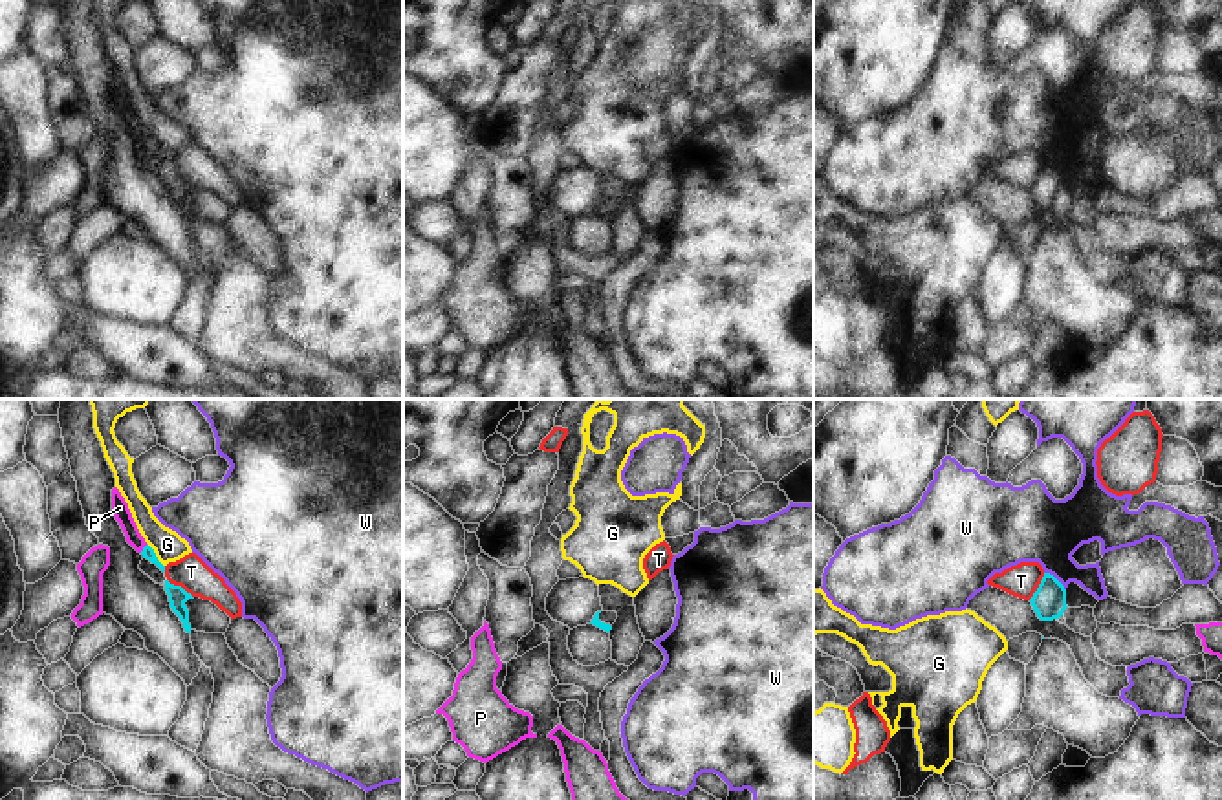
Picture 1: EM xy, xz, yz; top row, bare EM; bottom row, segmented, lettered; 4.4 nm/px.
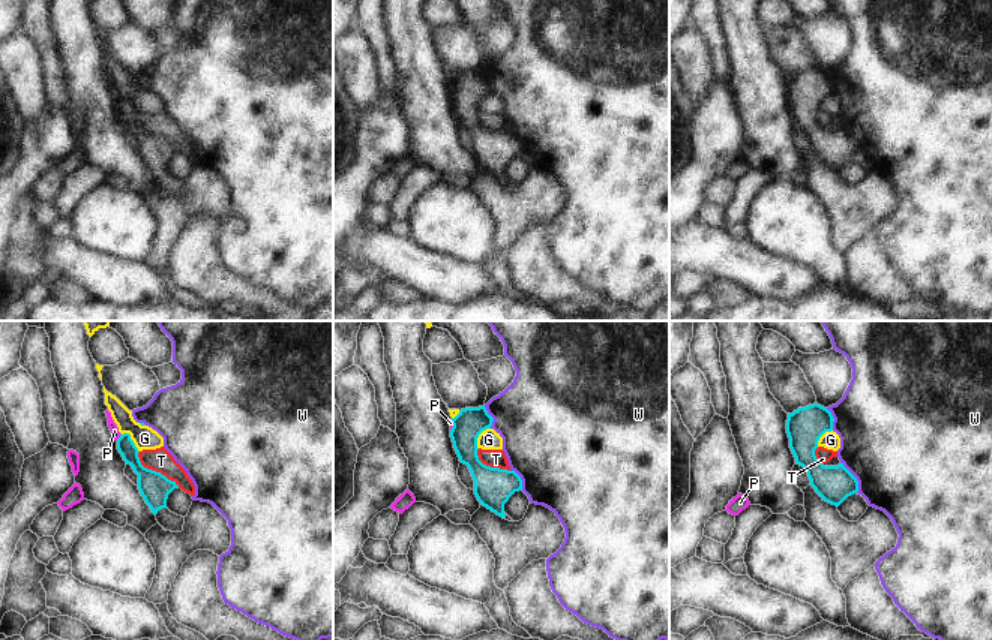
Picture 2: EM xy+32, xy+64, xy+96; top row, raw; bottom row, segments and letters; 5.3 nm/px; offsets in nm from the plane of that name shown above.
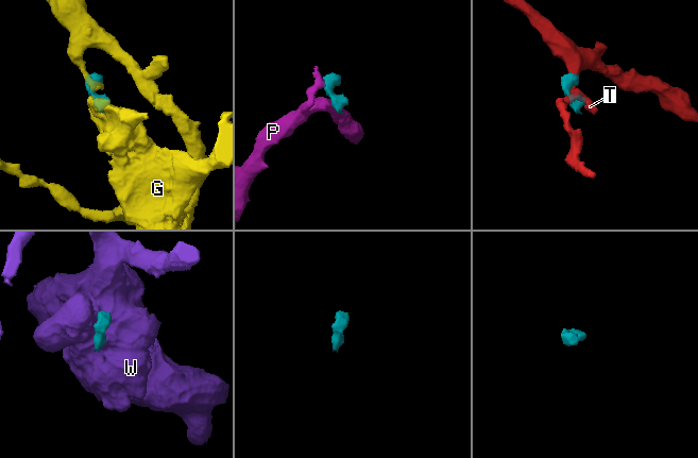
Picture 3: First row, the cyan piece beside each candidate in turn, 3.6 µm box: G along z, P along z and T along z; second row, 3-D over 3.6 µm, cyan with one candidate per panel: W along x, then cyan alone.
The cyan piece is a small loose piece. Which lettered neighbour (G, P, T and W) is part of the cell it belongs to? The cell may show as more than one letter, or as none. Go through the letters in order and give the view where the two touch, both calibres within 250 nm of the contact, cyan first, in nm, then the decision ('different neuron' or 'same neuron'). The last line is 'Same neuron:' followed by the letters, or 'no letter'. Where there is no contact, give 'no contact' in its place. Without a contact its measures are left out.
G: xy | 50/140 nm | different neuron
P: xy | 50/80 nm | different neuron
T: xy | 80/150 nm | different neuron
W: yz | 150/300 nm | different neuron
Same neuron: no letter

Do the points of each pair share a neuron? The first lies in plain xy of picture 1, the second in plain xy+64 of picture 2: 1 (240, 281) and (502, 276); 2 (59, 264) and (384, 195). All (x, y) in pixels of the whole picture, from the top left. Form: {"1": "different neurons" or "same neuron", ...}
{"1": "different neurons", "2": "different neurons"}

